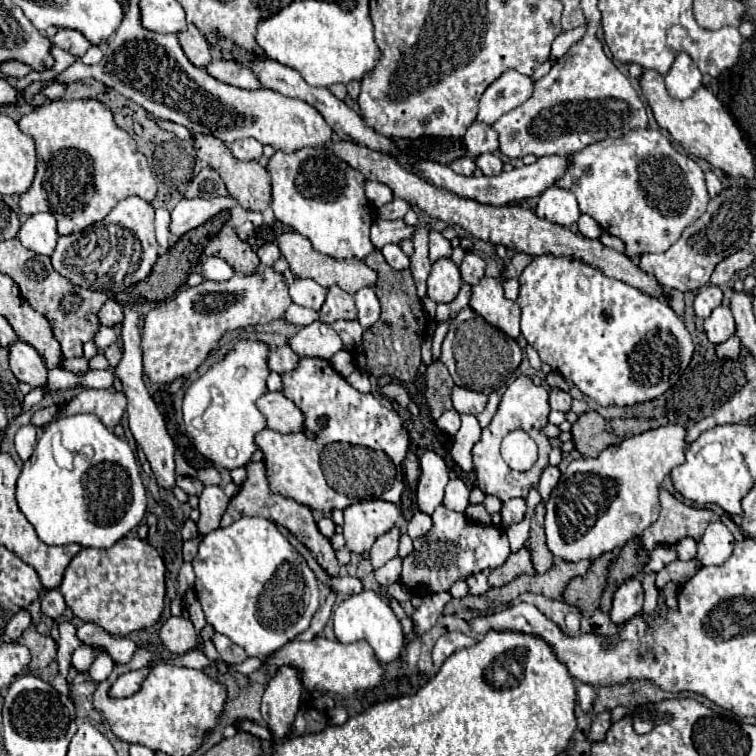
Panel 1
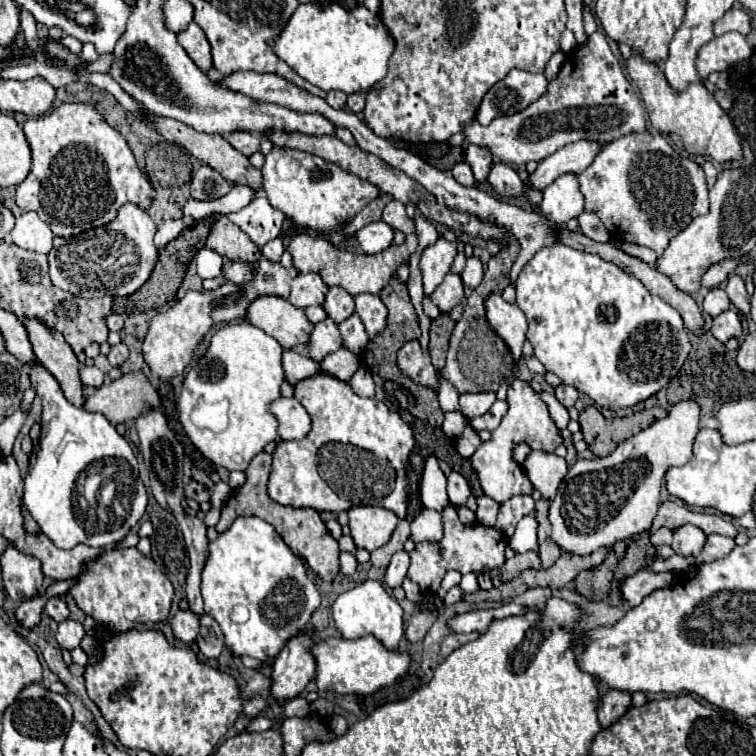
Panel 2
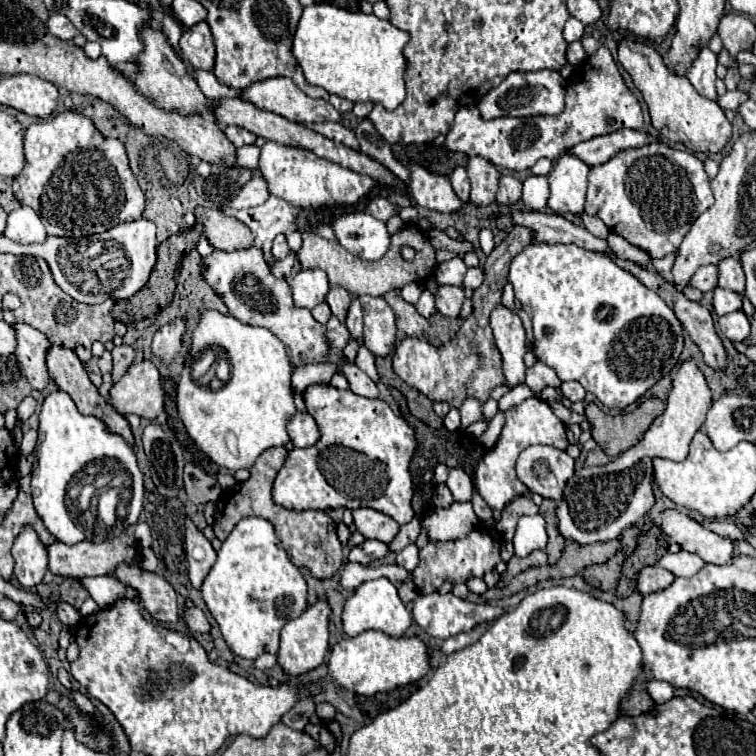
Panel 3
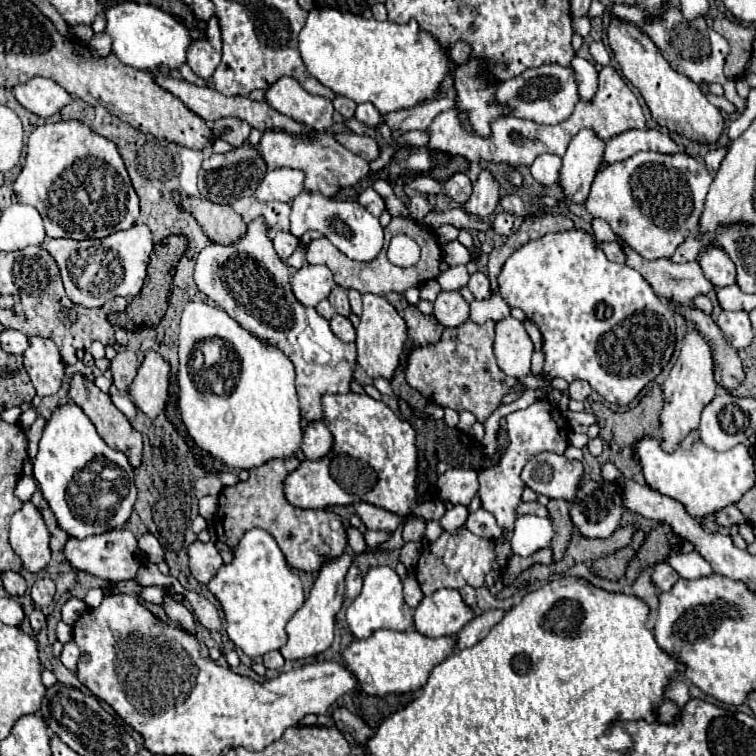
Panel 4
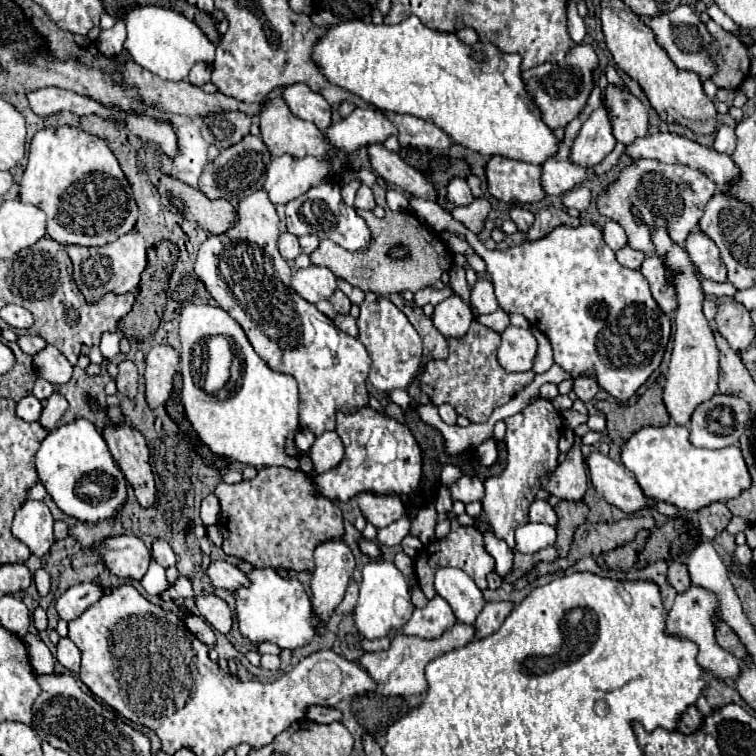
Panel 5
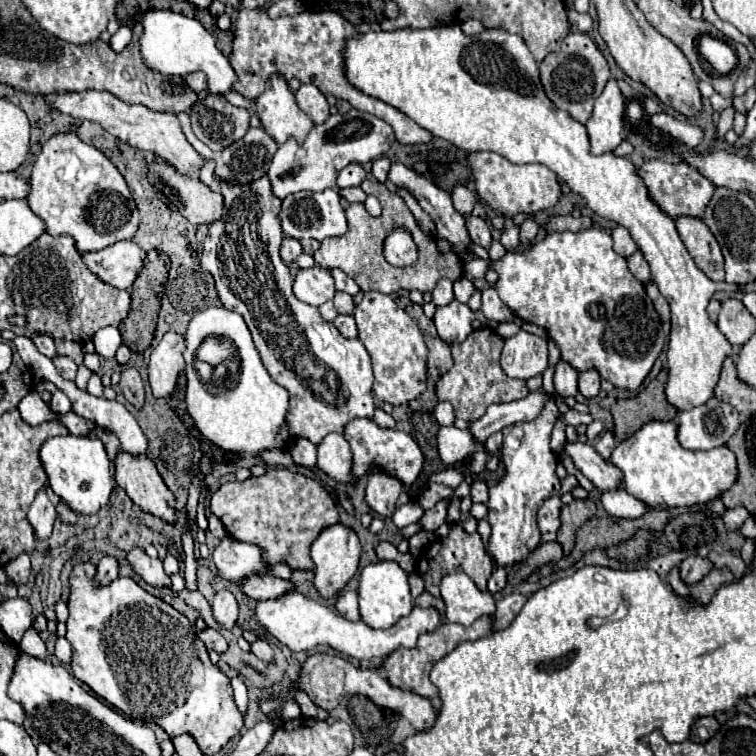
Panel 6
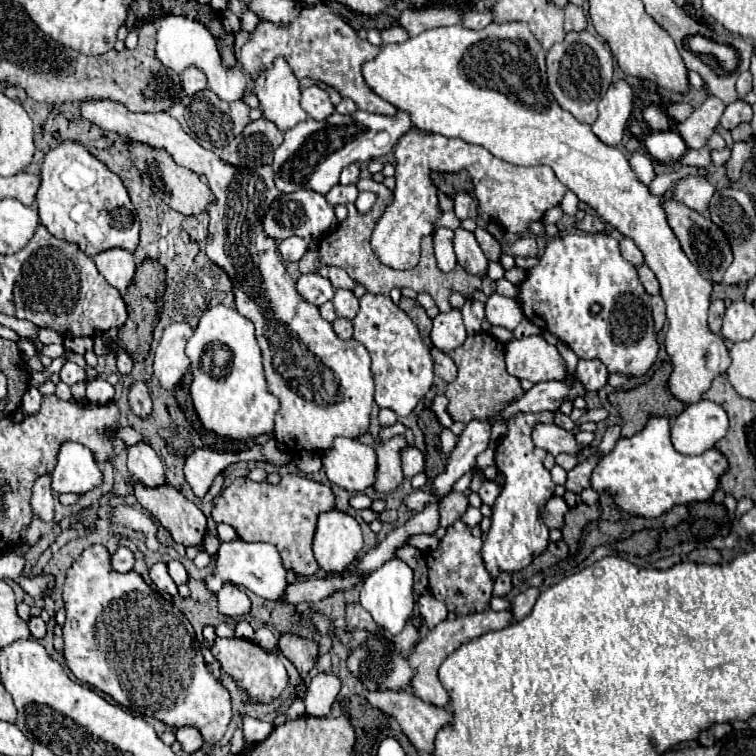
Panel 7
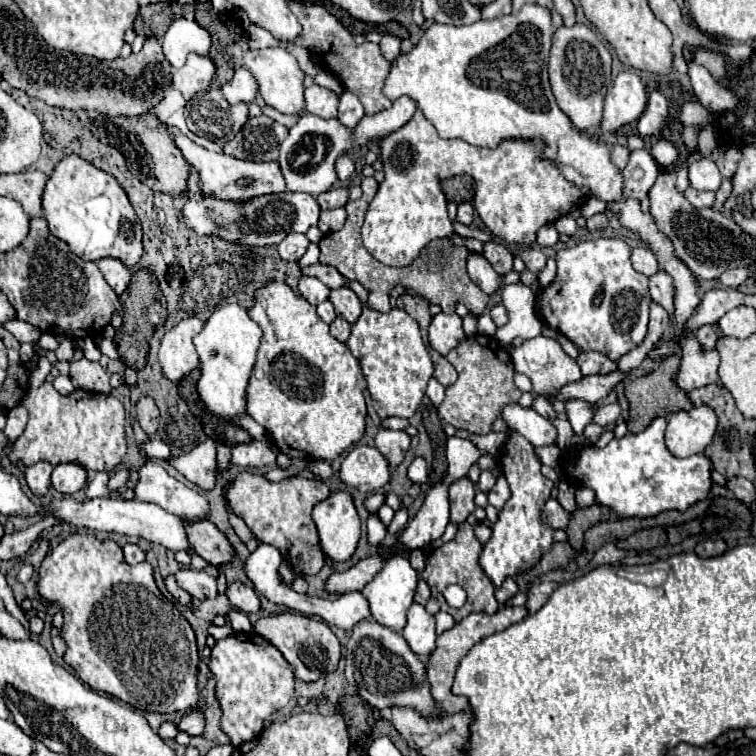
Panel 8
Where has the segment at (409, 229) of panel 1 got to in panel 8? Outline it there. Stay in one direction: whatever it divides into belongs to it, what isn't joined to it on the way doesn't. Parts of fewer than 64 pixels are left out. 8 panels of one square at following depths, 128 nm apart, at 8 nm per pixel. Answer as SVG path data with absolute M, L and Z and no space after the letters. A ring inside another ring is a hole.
M282 192L268 194L262 198L252 198L250 202L218 202L214 198L202 196L196 200L190 196L184 204L184 220L186 226L196 234L218 234L228 242L246 242L246 246L278 246L290 232L306 234L310 226L318 226L320 220L320 204L314 196L304 192Z

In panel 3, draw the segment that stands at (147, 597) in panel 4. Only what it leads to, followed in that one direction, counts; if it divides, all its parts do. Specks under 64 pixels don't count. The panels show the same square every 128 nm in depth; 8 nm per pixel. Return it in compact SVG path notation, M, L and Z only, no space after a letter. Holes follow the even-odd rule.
M94 576L94 578L80 578L78 580L88 594L96 600L96 604L104 610L108 606L114 604L114 600L118 598L136 598L134 590L122 586L116 578L112 576Z

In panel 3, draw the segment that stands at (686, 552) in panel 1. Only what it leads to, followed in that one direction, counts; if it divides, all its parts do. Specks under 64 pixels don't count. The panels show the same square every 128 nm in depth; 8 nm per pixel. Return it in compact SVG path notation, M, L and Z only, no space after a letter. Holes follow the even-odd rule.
M666 510L662 516L664 534L674 540L682 550L698 554L704 562L726 564L734 554L734 544L710 530L696 520L688 518L678 510Z

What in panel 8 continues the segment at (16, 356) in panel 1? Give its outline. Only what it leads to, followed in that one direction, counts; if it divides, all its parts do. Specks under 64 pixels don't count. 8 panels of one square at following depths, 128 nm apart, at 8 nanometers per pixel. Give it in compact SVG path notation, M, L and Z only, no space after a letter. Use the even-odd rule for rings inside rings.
M76 462L58 464L52 472L52 488L62 494L76 494L86 486L86 468Z

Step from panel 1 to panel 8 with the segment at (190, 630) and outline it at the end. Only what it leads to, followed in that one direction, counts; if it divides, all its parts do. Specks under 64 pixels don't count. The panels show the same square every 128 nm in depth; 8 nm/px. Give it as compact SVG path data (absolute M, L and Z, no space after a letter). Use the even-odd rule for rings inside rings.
M234 582L226 588L226 596L230 600L230 604L244 612L244 614L250 614L250 612L258 612L260 610L260 600L258 600L258 594L254 592L254 588L242 584L242 582Z

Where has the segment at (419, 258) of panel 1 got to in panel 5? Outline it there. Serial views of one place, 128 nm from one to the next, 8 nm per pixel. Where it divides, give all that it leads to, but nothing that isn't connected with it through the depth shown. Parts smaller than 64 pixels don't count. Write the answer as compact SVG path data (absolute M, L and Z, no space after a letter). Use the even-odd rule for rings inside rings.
M362 184L362 186L358 188L358 194L356 194L356 208L360 208L360 210L370 210L370 212L372 212L374 206L376 206L376 200L374 200L372 190Z

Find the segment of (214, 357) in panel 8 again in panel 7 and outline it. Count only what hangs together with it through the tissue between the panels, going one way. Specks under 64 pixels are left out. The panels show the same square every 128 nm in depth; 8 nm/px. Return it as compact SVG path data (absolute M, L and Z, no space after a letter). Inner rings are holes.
M212 306L202 314L198 326L194 328L192 338L186 344L186 356L192 362L190 398L202 426L208 432L218 434L224 440L240 442L252 442L262 434L274 434L274 416L280 410L280 400L268 390L260 348L254 338L254 324L248 318L240 316L234 308ZM212 342L224 344L232 352L232 370L228 372L228 376L214 378L200 366L200 356L204 348Z

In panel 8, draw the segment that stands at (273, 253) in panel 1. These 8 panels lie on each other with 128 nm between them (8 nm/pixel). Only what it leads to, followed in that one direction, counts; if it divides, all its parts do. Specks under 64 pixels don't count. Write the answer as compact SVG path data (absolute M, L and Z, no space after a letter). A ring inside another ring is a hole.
M288 234L280 244L278 244L278 252L280 252L280 258L286 260L286 262L298 262L306 248L308 248L308 238L304 234Z

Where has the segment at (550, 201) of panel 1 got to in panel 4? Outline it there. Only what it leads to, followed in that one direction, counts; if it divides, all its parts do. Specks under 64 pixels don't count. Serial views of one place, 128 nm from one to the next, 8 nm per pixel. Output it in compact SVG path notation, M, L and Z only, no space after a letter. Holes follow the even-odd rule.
M582 130L572 138L566 154L562 156L558 176L558 184L568 202L582 204L588 198L594 174L602 164L602 146L604 142L596 138L592 130Z

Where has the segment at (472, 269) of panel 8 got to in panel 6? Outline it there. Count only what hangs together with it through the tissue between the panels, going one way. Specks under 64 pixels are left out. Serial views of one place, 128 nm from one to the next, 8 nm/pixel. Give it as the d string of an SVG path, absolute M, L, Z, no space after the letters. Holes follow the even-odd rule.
M394 162L394 164L390 166L388 180L394 182L398 188L408 190L408 192L418 200L420 208L432 216L432 220L434 220L434 224L436 224L436 238L440 238L440 240L448 240L448 242L454 246L454 252L456 252L456 254L462 254L462 250L468 250L468 242L470 242L470 238L468 238L468 232L466 232L464 216L452 206L452 198L450 198L448 192L440 190L436 184L432 184L430 180L426 180L422 174L414 172L412 168L404 166L402 162Z

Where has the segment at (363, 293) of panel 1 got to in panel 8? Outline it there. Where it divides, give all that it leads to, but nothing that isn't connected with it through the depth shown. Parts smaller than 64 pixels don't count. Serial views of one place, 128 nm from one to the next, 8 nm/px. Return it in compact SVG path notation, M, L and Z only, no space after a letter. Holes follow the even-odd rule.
M366 304L362 308L362 316L356 320L356 324L352 324L352 334L346 346L360 360L378 416L414 416L426 394L428 380L434 374L432 358L422 342L420 328L414 318L410 318L400 308L378 312Z

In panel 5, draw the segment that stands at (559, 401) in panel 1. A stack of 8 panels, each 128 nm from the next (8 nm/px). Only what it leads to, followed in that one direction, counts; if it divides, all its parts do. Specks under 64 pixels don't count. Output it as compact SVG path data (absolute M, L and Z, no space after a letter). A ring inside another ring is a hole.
M576 378L576 380L574 380L574 392L576 392L576 396L578 396L582 402L592 400L598 390L600 390L600 388L598 388L596 380L592 380L592 378Z

